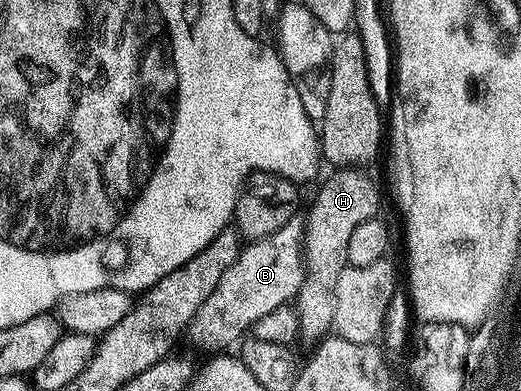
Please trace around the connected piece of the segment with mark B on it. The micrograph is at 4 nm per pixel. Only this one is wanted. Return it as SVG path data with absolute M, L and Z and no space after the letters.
M295 216L279 227L275 235L248 242L242 248L235 263L223 271L223 279L219 279L215 291L207 295L207 303L195 311L187 330L187 341L189 337L195 348L206 349L209 355L228 350L225 349L228 345L236 346L263 315L296 298L304 277L303 221L300 216Z

